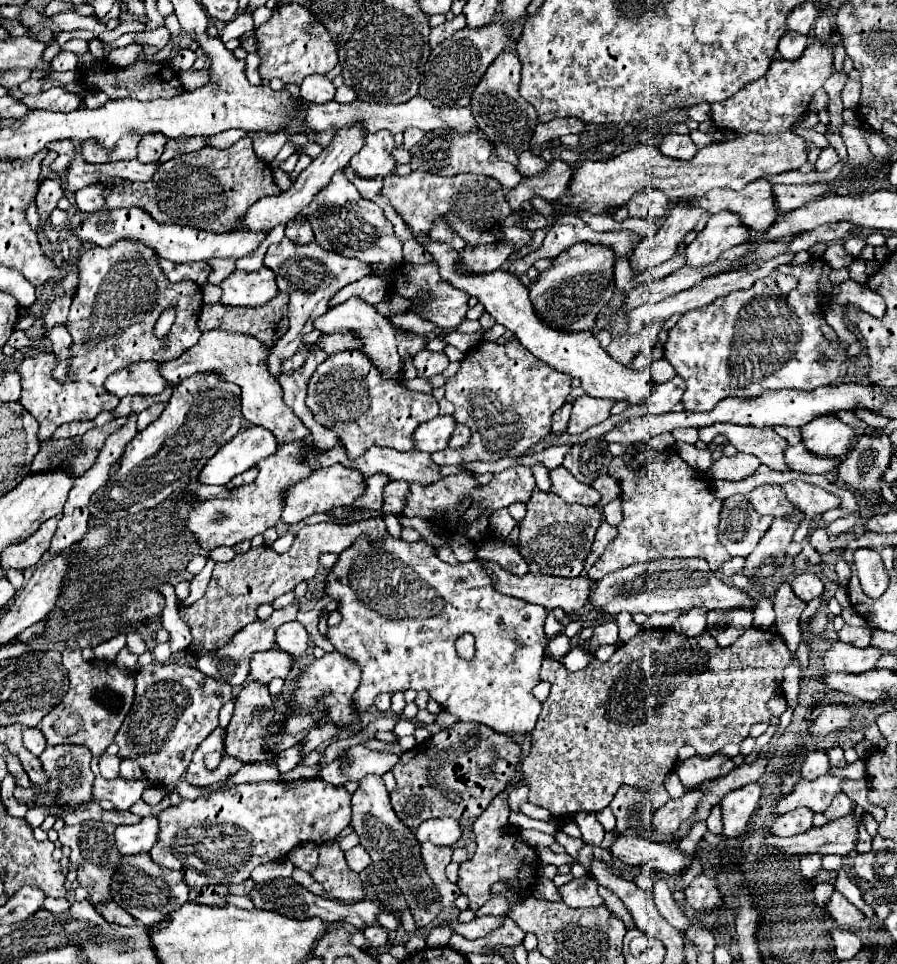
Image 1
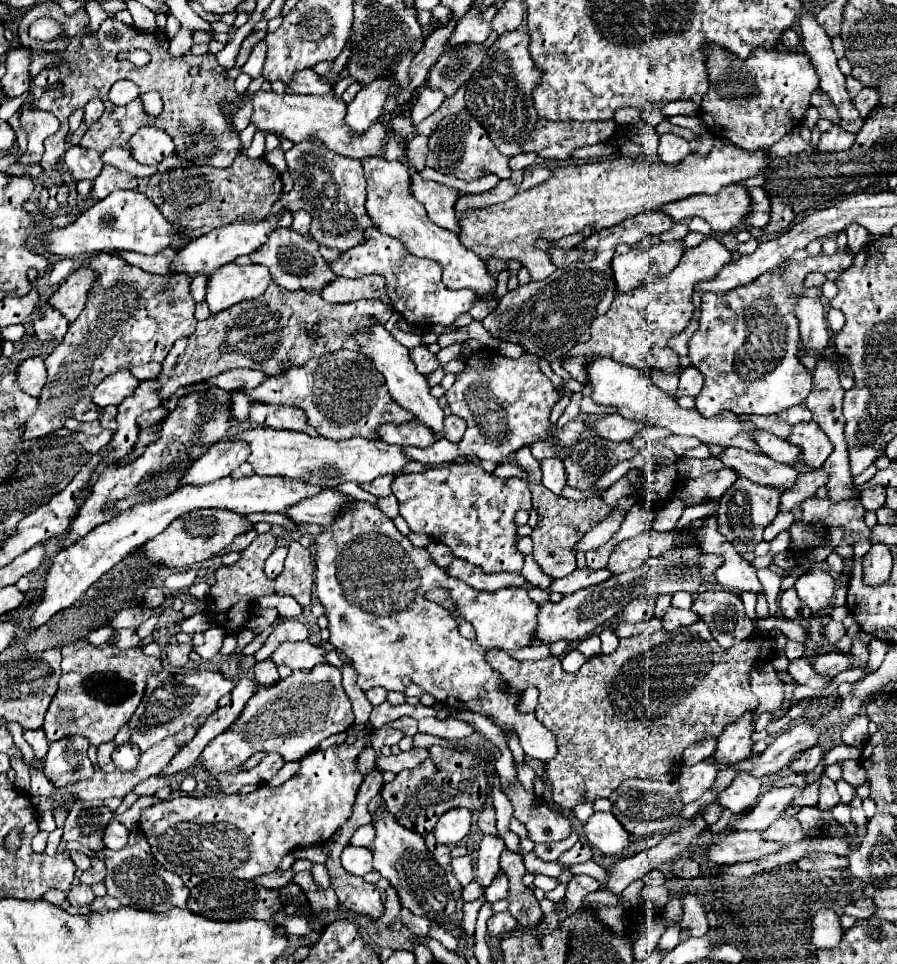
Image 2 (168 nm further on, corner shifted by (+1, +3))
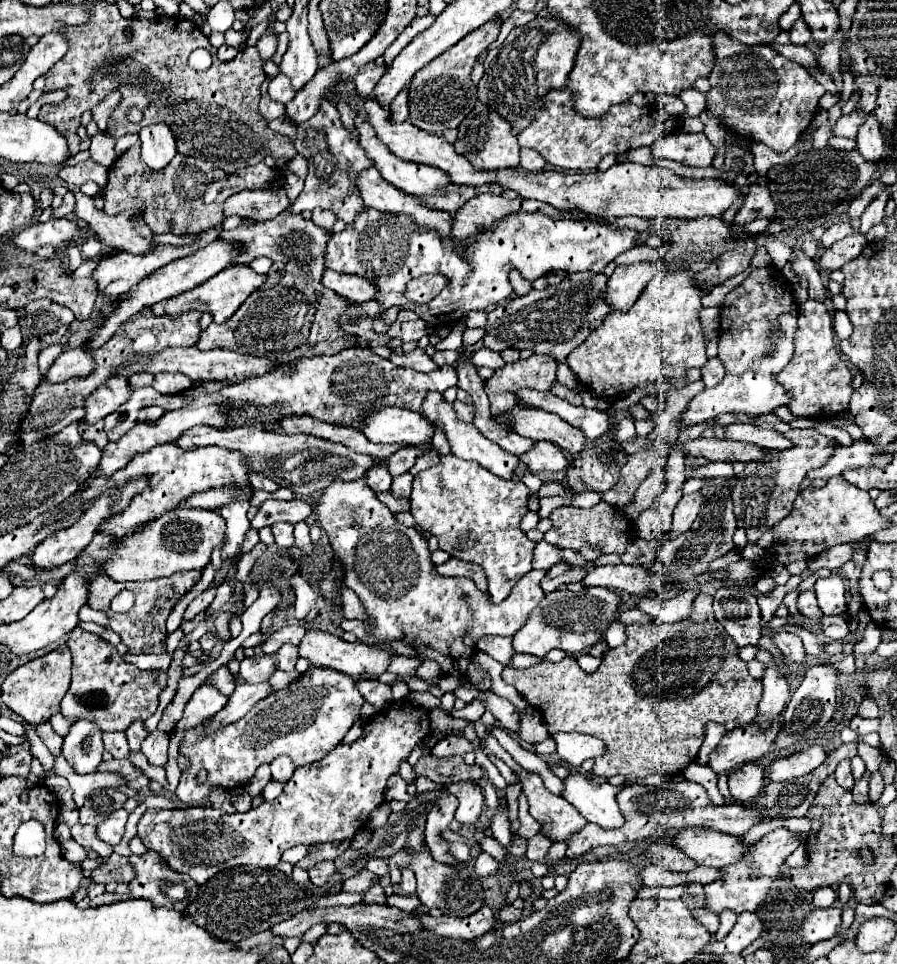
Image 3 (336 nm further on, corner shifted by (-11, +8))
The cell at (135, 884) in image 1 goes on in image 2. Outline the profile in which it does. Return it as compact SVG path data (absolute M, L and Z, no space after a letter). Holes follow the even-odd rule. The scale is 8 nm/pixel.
M131 831L129 841L123 849L119 851L105 851L105 859L101 859L107 865L107 877L105 877L105 885L107 885L107 895L117 897L121 901L121 905L127 907L135 907L135 909L143 909L143 911L169 911L173 907L183 909L185 901L189 897L189 889L183 885L181 877L177 877L175 873L163 869L157 859L153 857L147 839L143 837L143 833Z

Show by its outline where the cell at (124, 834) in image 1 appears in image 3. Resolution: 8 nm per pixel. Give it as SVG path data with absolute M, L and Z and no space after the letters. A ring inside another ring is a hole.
M123 808L113 812L107 820L103 820L103 824L97 826L99 838L111 846L119 844L123 838L123 832L125 832L125 822L127 822L127 812Z

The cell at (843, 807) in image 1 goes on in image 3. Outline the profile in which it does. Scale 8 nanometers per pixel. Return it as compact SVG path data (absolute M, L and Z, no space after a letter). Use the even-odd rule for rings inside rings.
M841 762L841 764L837 766L837 770L835 770L835 780L837 780L837 784L843 786L845 790L851 790L851 788L853 788L855 780L853 780L853 776L851 776L849 762Z

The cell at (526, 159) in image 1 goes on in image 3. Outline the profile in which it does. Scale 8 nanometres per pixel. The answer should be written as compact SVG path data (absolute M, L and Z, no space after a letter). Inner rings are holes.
M521 148L521 168L527 172L541 172L545 168L545 158L531 148Z

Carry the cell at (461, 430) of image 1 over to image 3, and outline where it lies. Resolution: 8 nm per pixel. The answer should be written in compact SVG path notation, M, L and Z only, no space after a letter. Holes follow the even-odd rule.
M453 402L453 408L455 408L455 412L457 412L457 418L461 420L461 422L473 422L473 416L475 416L475 408L473 408L473 404L463 404L463 402Z

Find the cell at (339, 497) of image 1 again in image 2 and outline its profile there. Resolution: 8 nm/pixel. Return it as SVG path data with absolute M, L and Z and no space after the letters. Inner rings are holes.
M223 477L217 479L209 485L187 485L181 487L165 497L157 497L157 501L145 501L137 503L131 509L111 517L107 523L95 527L85 539L79 543L63 549L57 553L57 557L51 563L51 571L45 577L43 585L43 595L37 603L35 613L29 617L29 629L37 629L45 625L55 613L73 607L73 603L103 575L107 573L113 565L117 565L125 555L131 551L139 549L145 541L153 539L157 533L161 533L173 519L195 511L195 509L229 509L233 513L255 513L255 511L265 511L265 513L283 513L291 505L299 503L301 499L313 497L321 491L319 485L307 485L303 481L293 481L285 477L245 477L245 479L233 479L233 477Z

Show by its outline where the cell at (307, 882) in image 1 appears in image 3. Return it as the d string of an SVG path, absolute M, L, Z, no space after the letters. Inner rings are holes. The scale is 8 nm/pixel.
M319 862L319 864L315 864L311 870L309 870L309 878L311 878L311 882L315 884L315 886L325 886L327 884L327 880L333 876L333 872L335 872L335 866L333 866L333 862Z

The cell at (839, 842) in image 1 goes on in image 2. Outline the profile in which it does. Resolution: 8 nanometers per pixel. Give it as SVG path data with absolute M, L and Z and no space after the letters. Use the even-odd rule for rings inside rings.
M737 831L721 837L715 845L711 845L705 851L705 857L713 865L729 865L761 859L769 853L775 853L777 849L781 849L779 843L773 845L773 841L763 841L761 833L757 831Z

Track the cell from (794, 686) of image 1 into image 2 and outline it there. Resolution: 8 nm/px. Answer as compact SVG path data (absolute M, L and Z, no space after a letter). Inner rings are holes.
M787 589L787 591L779 597L779 607L781 607L783 617L787 617L787 619L799 619L799 617L807 619L807 617L813 615L811 609L799 599L799 595L795 593L795 589Z

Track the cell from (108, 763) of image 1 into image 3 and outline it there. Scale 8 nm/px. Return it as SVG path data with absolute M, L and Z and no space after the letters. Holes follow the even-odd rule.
M105 732L103 744L105 744L105 750L113 754L113 758L129 758L129 746L127 746L125 732L111 732L111 734Z

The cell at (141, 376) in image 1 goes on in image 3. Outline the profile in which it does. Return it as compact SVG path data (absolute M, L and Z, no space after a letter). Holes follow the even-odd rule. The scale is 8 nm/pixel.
M111 376L105 384L101 384L87 400L85 400L85 422L95 424L107 414L115 412L123 402L127 402L133 394L129 380L123 376Z

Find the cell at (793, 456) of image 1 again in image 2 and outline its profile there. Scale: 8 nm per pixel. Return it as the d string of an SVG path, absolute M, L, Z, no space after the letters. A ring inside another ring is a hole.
M757 429L757 433L753 433L753 441L757 441L757 447L761 449L761 453L769 455L769 457L775 459L775 461L781 461L781 463L791 465L791 463L799 461L799 457L801 457L799 447L791 445L791 443L785 441L785 439L775 437L775 435L769 433L769 431L759 431L759 429Z

